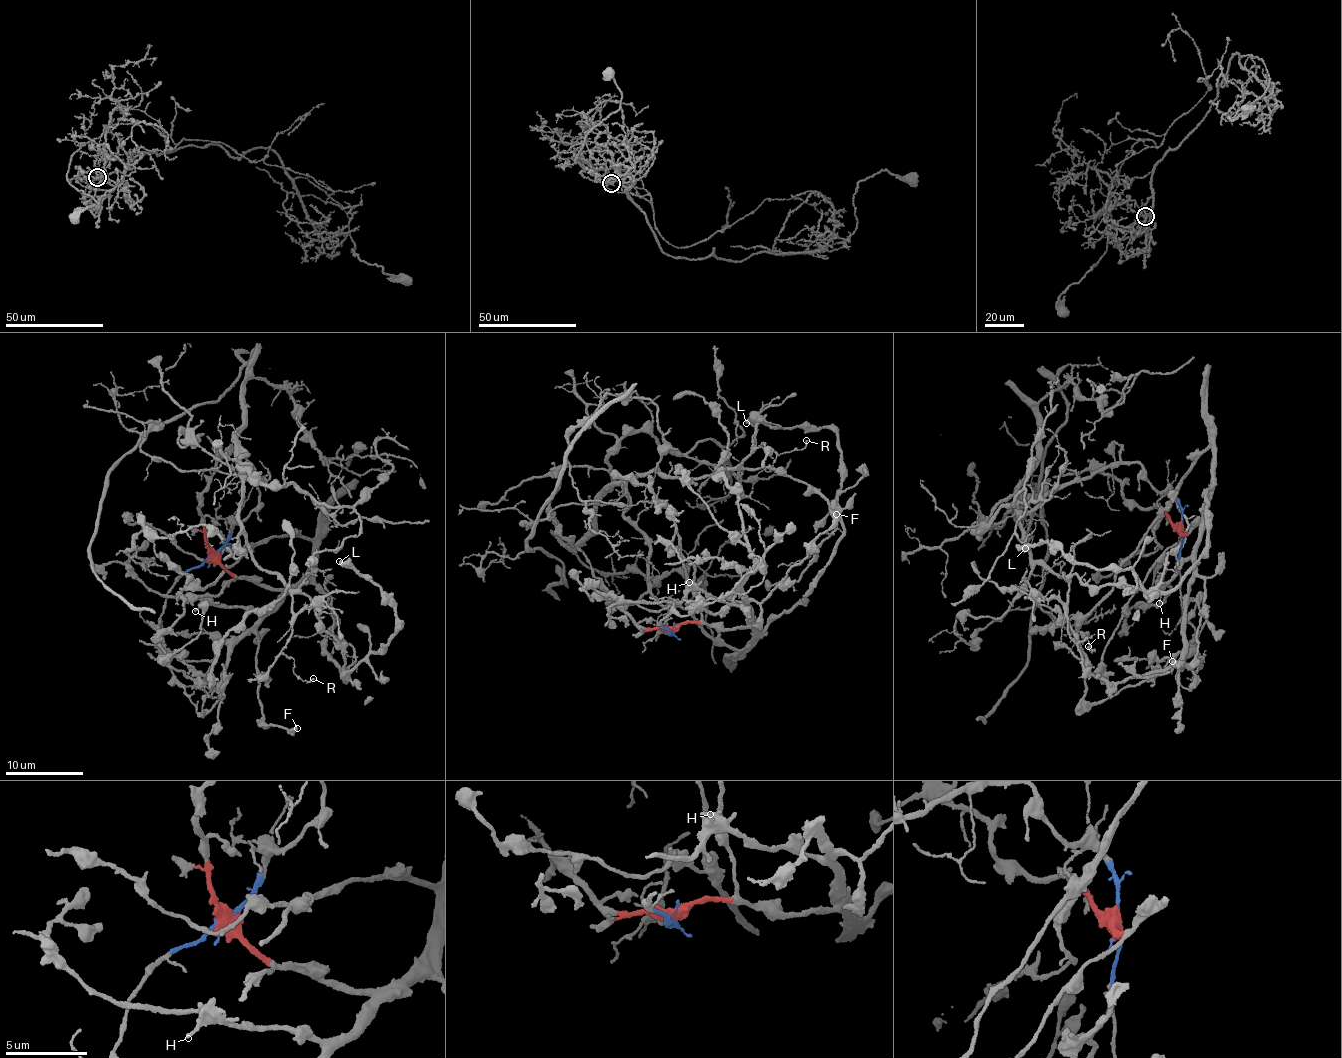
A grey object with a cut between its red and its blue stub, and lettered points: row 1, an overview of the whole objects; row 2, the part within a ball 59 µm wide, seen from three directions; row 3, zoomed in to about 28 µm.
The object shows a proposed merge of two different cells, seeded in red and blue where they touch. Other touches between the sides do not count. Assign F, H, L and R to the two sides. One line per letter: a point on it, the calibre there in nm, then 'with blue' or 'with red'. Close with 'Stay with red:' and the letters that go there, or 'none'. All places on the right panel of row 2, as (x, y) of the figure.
F: place (1172, 661); calibre 460 nm; with red
H: place (1159, 603); calibre 160 nm; with red
L: place (1025, 548); calibre 650 nm; with red
R: place (1088, 646); calibre 130 nm; with blue
Stay with red: F, H, L

